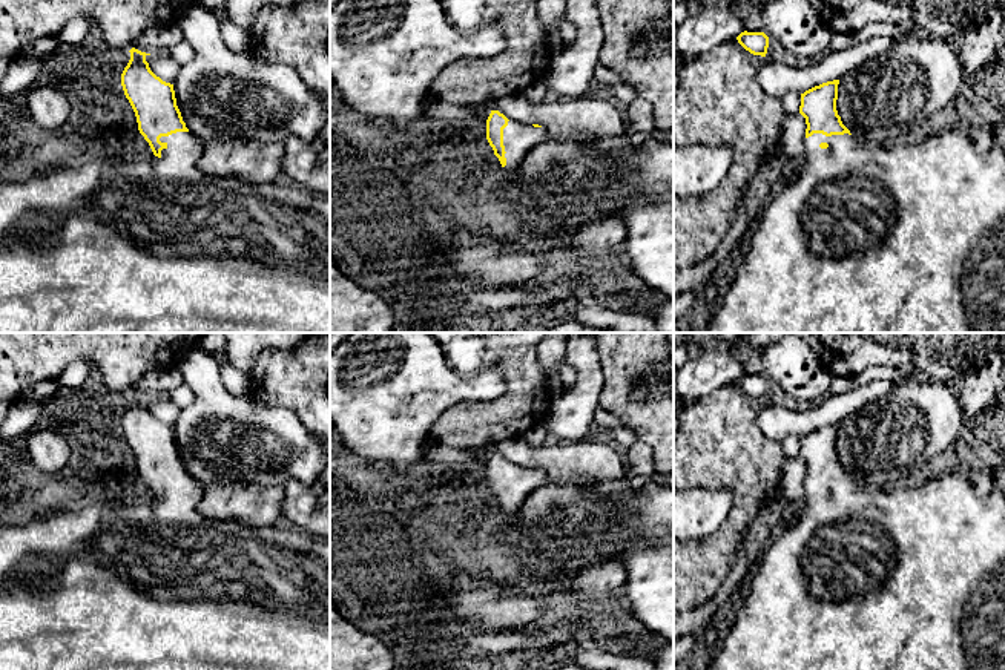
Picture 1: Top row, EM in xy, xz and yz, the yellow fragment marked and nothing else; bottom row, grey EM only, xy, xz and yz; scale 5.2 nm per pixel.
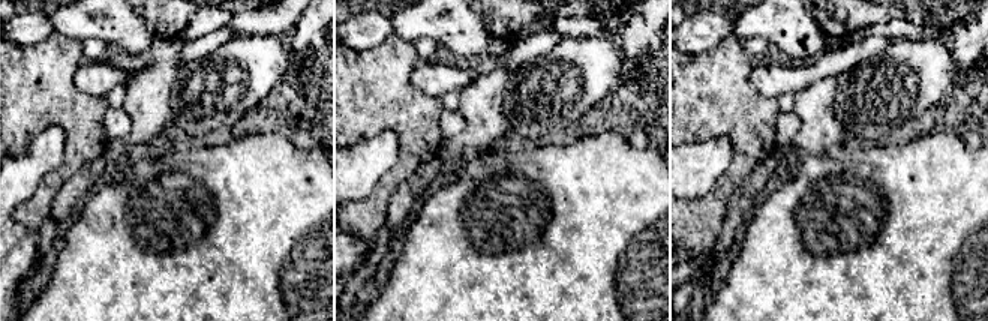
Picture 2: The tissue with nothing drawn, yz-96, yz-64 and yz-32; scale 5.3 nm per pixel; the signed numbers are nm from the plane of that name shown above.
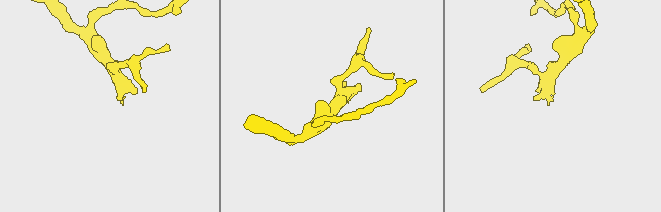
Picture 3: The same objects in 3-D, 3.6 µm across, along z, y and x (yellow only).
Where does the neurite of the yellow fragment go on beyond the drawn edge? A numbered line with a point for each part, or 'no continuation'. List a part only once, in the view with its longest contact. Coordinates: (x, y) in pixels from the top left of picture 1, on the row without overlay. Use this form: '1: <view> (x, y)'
1: xy (160, 586)

